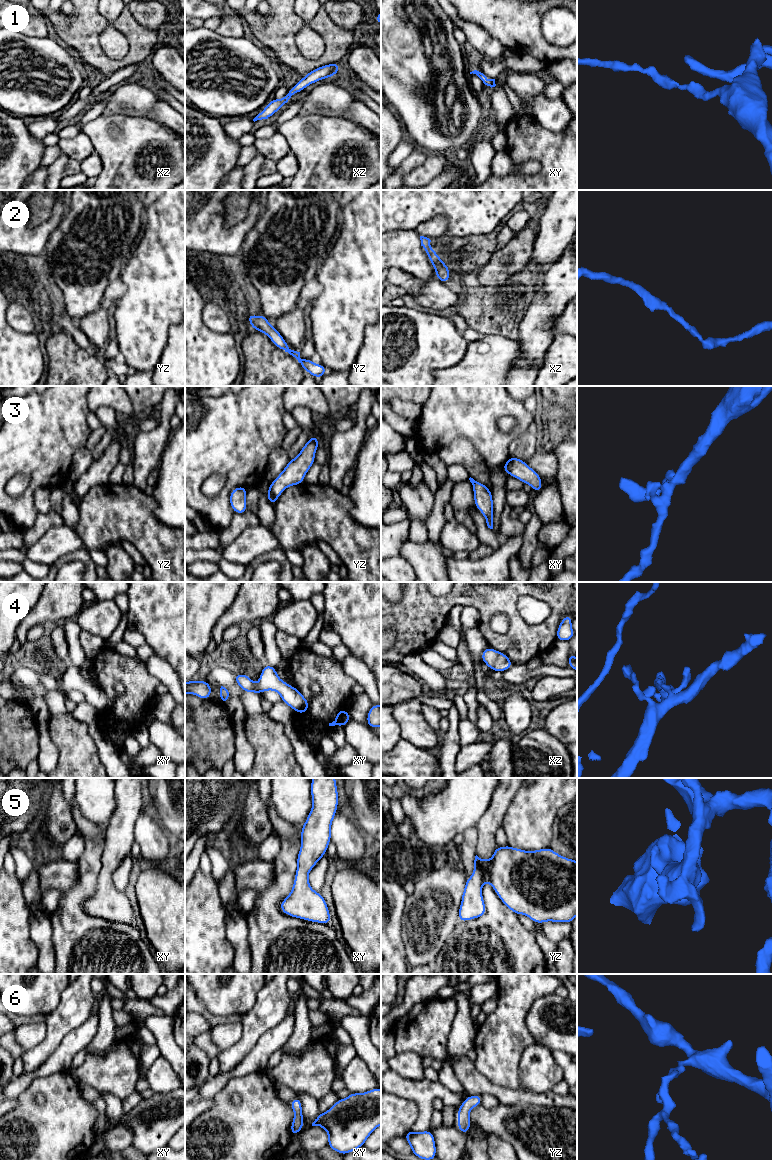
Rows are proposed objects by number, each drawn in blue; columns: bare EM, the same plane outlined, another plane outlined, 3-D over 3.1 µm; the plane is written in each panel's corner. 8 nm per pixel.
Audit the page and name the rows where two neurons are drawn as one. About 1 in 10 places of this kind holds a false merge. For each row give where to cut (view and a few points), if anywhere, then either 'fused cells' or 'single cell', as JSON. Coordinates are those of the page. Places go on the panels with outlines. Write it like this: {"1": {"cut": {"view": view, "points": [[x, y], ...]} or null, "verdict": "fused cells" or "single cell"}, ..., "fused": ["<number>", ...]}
{"1": {"cut": null, "verdict": "single cell"}, "2": {"cut": null, "verdict": "single cell"}, "3": {"cut": null, "verdict": "single cell"}, "4": {"cut": null, "verdict": "single cell"}, "5": {"cut": null, "verdict": "single cell"}, "6": {"cut": null, "verdict": "single cell"}, "fused": []}

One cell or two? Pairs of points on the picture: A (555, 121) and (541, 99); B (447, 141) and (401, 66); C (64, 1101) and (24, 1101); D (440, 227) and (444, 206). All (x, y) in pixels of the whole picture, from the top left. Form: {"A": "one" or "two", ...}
{"A": "one", "B": "one", "C": "one", "D": "two"}

